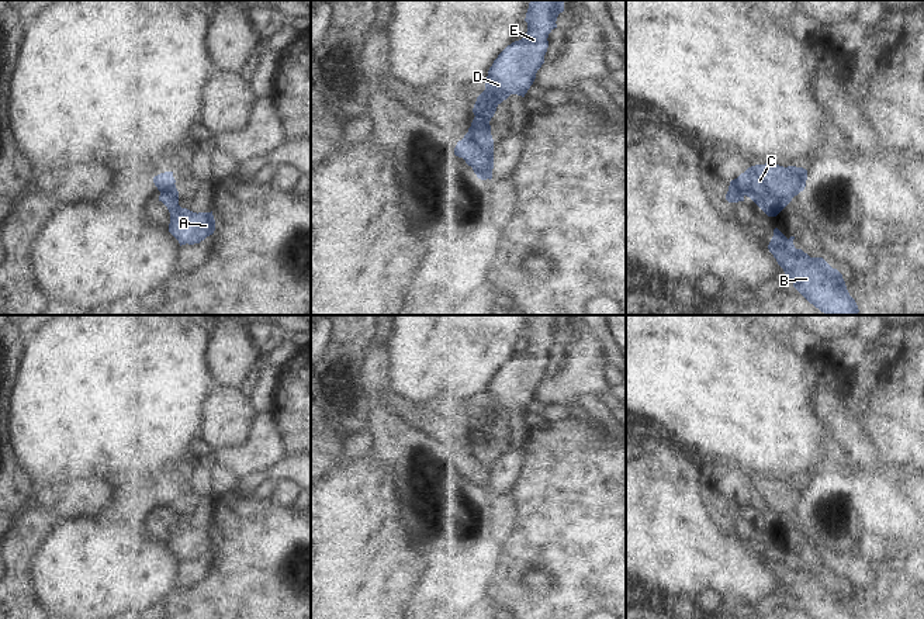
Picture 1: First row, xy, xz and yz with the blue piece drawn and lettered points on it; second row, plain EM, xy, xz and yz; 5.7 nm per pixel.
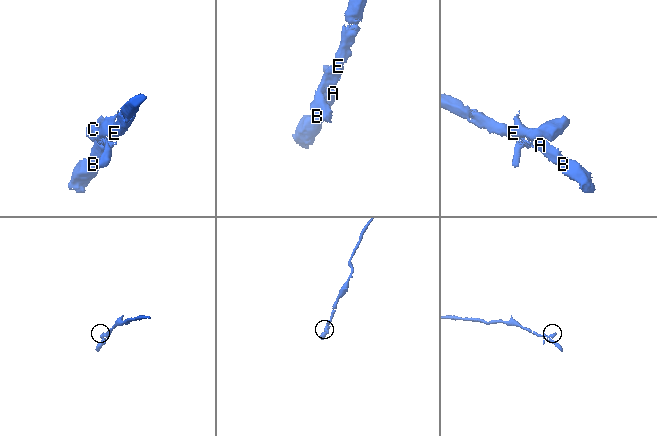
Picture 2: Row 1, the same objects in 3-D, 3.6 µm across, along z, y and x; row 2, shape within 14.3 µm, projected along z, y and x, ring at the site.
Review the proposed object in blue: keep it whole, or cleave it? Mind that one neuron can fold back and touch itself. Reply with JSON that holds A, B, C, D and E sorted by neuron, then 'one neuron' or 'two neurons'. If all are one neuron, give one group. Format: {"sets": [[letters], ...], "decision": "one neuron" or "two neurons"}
{"sets": [["A", "B", "D", "E"], ["C"]], "decision": "two neurons"}

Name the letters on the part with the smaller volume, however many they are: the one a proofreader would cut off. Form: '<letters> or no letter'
C.

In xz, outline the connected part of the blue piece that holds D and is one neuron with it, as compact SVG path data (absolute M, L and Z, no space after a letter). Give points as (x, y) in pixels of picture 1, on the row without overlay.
M530 315L525 333L527 347L494 376L485 394L485 405L474 419L474 430L489 438L496 422L511 409L525 412L544 378L548 349L557 343L556 336L563 326L563 315Z

